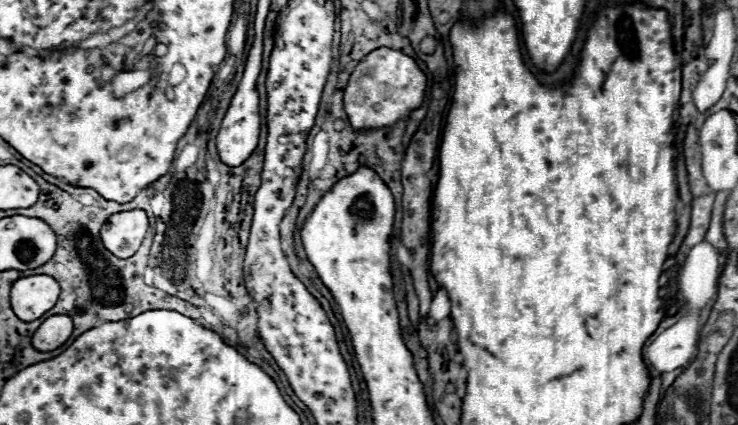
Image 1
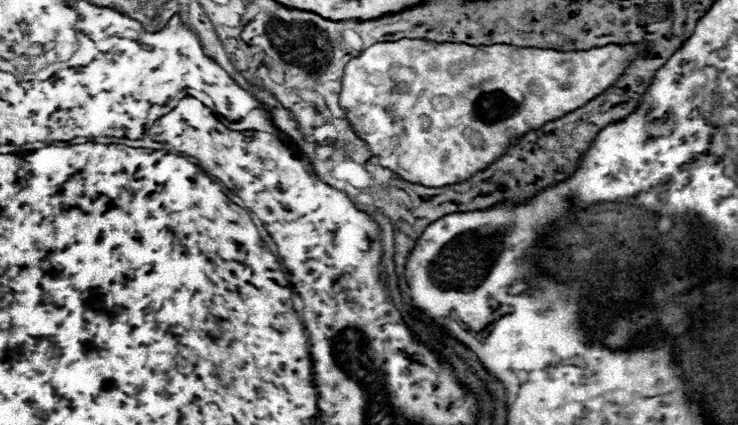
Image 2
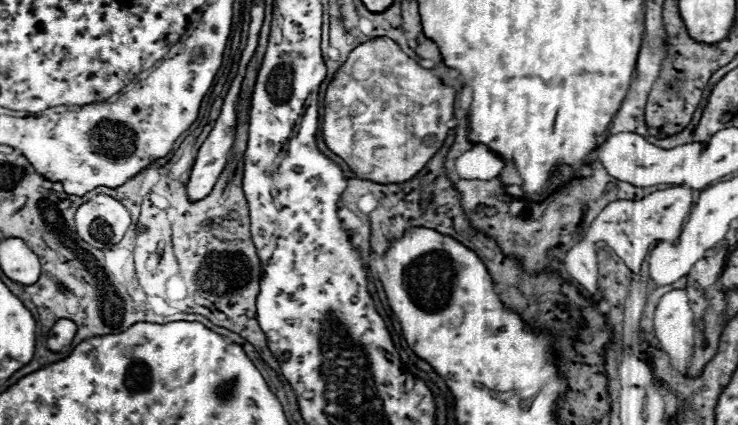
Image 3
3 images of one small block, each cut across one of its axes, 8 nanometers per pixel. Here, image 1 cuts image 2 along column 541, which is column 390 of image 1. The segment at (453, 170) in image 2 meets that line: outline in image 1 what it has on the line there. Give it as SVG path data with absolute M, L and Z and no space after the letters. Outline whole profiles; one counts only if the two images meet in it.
M392 48L372 50L354 68L348 86L344 88L344 112L354 130L380 130L394 126L398 120L418 110L424 102L426 74L418 68L414 58Z

